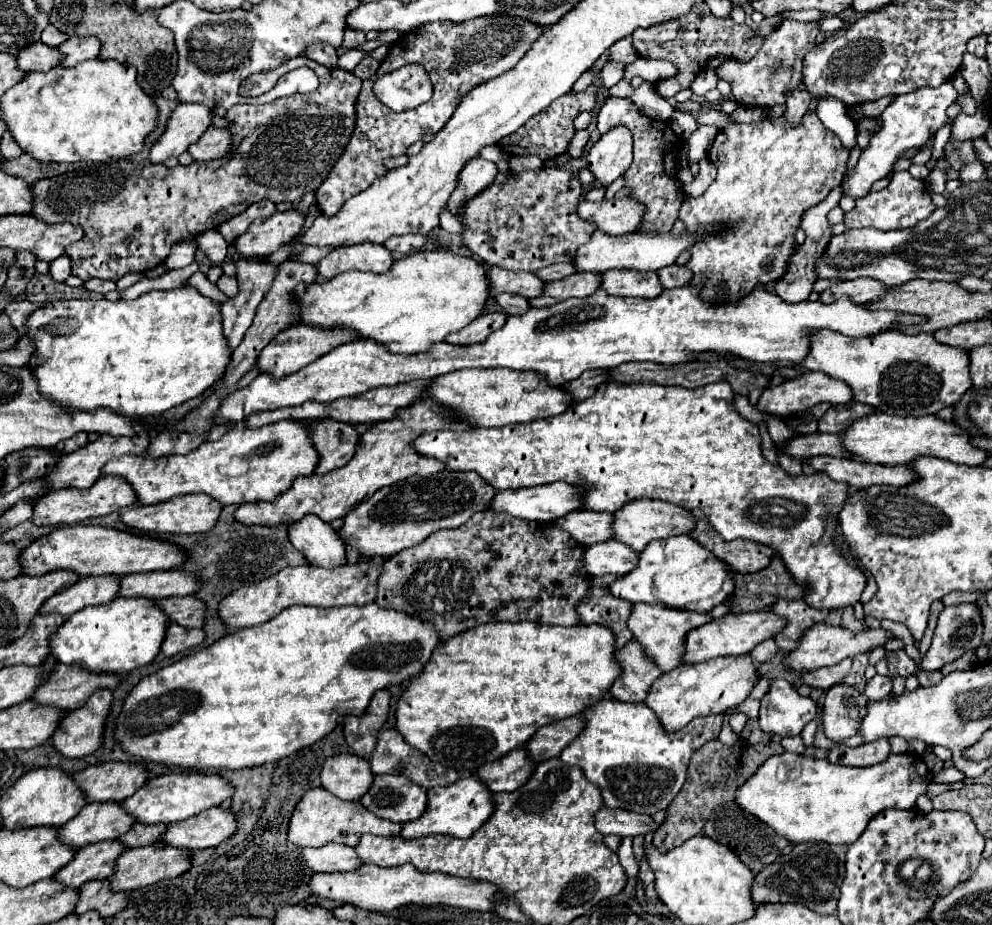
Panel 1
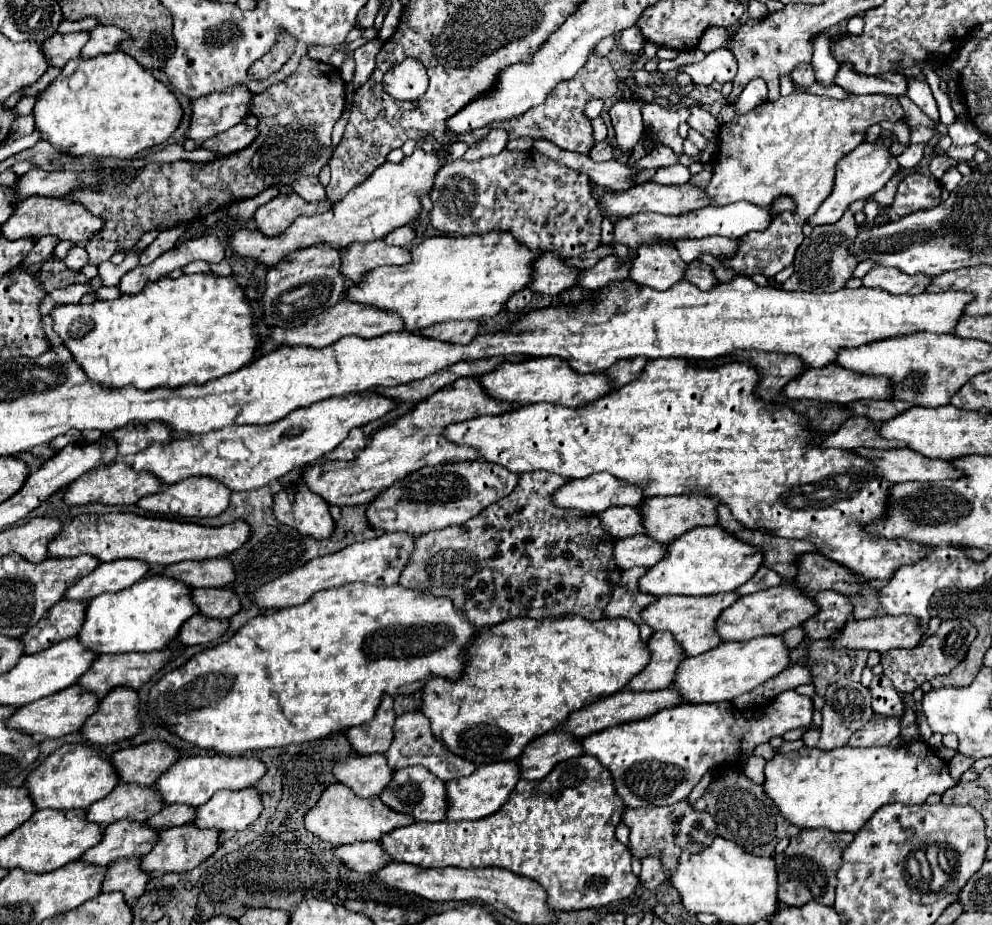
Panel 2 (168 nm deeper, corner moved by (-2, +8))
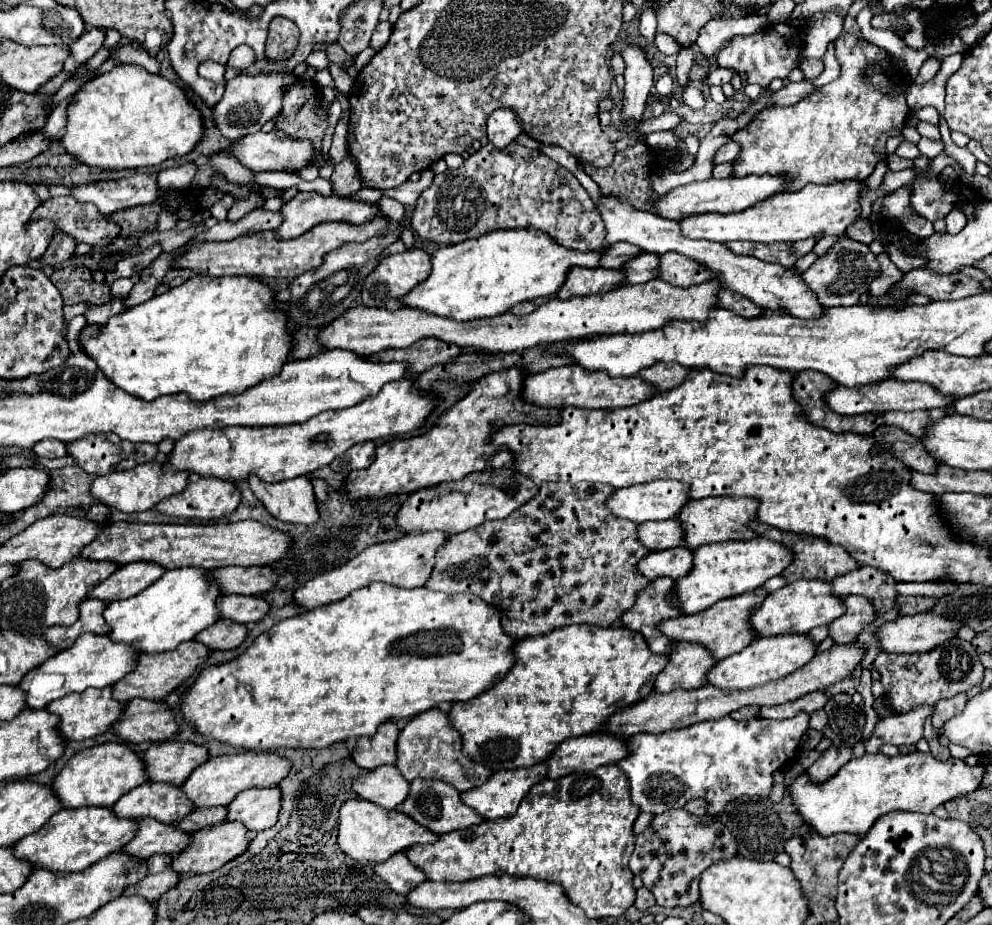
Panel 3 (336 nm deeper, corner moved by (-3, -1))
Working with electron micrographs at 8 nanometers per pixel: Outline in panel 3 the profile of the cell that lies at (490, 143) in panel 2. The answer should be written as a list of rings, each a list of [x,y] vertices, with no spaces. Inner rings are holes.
[[[498,109],[486,119],[486,135],[488,141],[496,147],[506,147],[510,141],[514,141],[522,131],[522,125],[518,123],[518,117],[510,109]]]

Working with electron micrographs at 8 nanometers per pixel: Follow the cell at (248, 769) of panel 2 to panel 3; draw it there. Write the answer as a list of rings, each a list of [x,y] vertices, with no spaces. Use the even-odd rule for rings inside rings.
[[[236,753],[236,755],[222,755],[212,757],[204,765],[200,765],[182,785],[184,793],[196,807],[218,807],[228,805],[240,791],[250,787],[274,787],[278,785],[292,769],[290,759],[280,757],[276,753]]]

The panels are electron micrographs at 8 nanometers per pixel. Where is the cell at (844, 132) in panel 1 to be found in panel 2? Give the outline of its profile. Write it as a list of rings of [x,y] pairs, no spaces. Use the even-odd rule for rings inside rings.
[[[819,34],[815,40],[815,52],[813,52],[813,70],[815,70],[815,80],[823,86],[829,88],[833,86],[833,74],[837,74],[837,60],[829,52],[829,38],[825,34]]]

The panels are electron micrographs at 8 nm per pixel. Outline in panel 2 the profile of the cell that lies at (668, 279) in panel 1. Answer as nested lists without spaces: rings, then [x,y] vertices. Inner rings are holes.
[[[693,260],[693,262],[687,264],[685,280],[695,284],[701,290],[709,290],[713,284],[717,284],[717,278],[713,276],[713,270],[707,264],[699,262],[699,260]]]

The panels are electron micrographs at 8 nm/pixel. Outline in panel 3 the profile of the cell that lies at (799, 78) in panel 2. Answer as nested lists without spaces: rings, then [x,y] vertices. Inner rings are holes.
[[[802,59],[800,69],[804,71],[806,79],[816,79],[824,71],[824,63],[822,59]]]

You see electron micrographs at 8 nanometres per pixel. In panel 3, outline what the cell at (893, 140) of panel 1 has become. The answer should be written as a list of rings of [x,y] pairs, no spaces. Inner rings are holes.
[[[834,181],[830,185],[806,185],[798,191],[786,191],[774,195],[766,201],[756,203],[754,207],[742,213],[730,215],[692,215],[690,219],[682,219],[682,233],[690,239],[708,239],[718,243],[728,241],[756,241],[756,243],[790,243],[798,239],[806,239],[810,235],[844,235],[846,227],[854,223],[860,215],[860,189],[864,183],[860,181]]]

